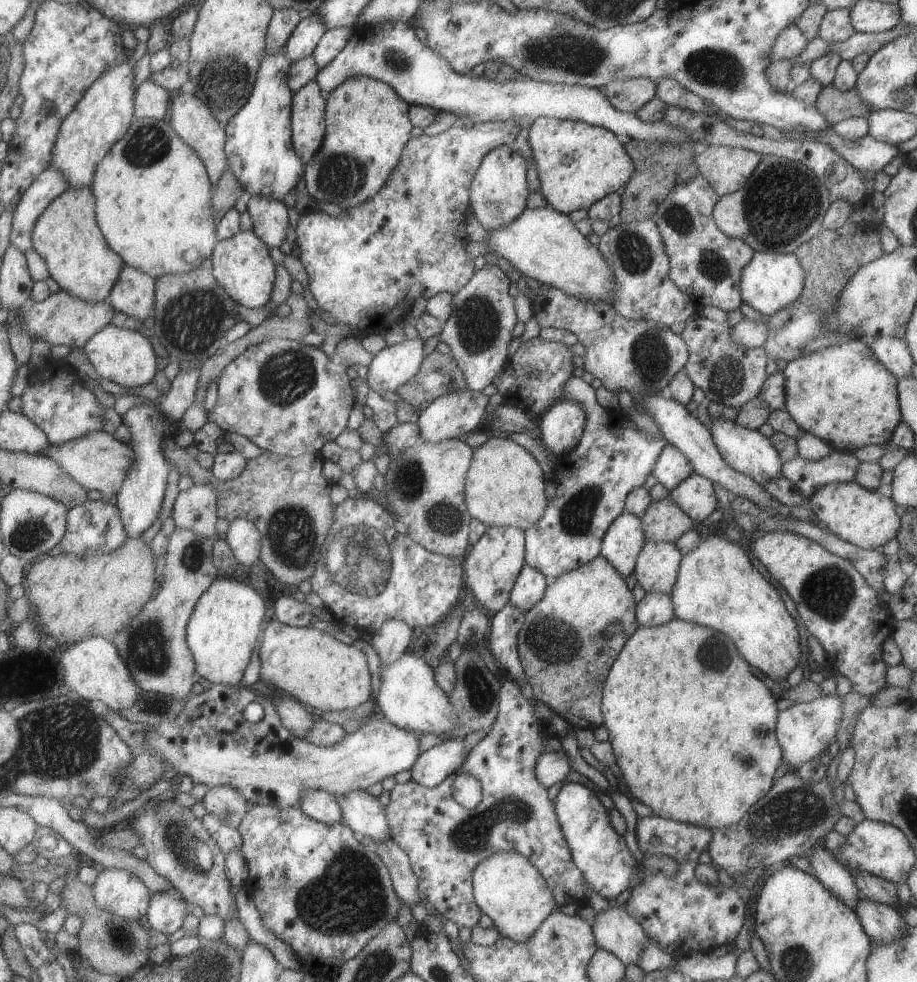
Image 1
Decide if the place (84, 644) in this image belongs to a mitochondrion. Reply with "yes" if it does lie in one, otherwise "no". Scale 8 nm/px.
no

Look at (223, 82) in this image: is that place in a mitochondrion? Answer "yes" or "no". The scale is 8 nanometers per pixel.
yes

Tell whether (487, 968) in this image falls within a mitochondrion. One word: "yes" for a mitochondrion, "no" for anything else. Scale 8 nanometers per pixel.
no

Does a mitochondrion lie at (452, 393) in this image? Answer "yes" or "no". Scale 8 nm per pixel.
no

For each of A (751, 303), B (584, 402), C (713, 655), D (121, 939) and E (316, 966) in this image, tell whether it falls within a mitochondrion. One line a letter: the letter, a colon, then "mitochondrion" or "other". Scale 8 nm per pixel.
A: other
B: other
C: mitochondrion
D: mitochondrion
E: other

